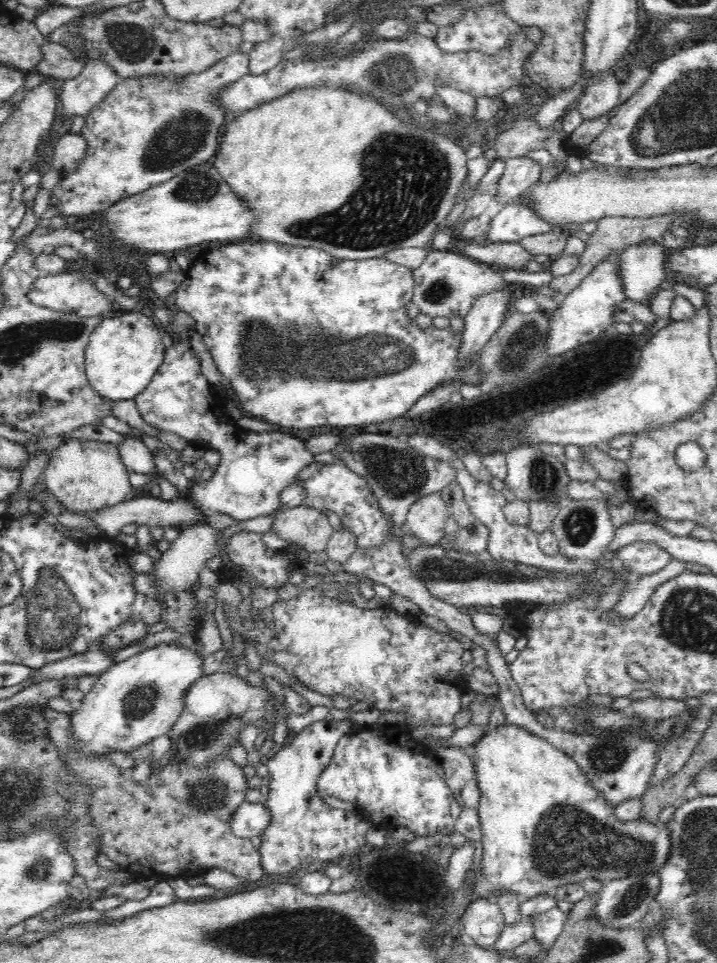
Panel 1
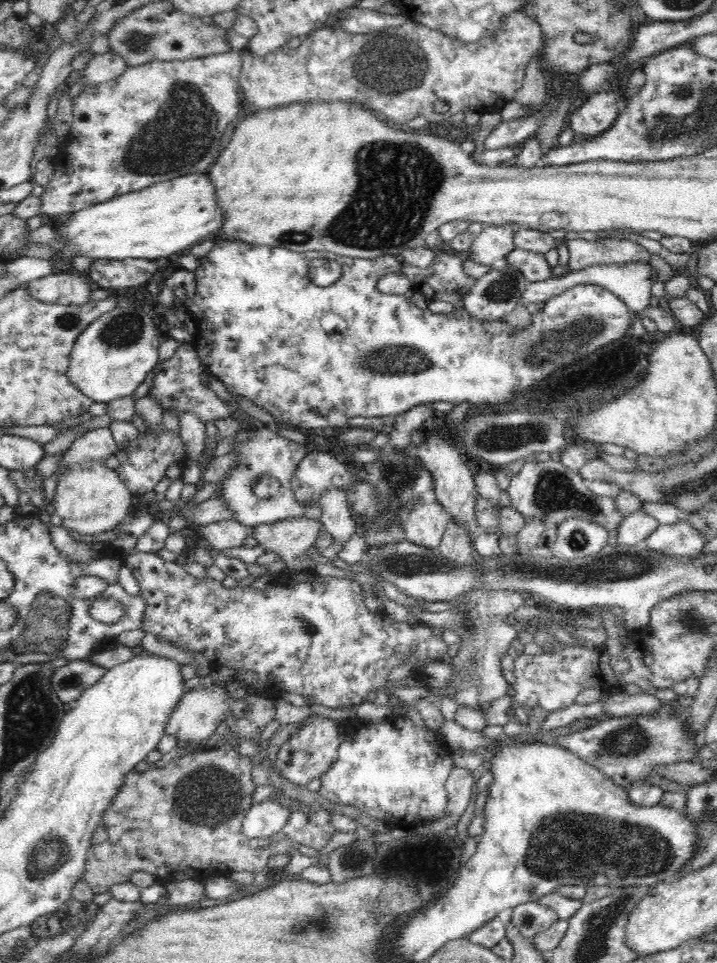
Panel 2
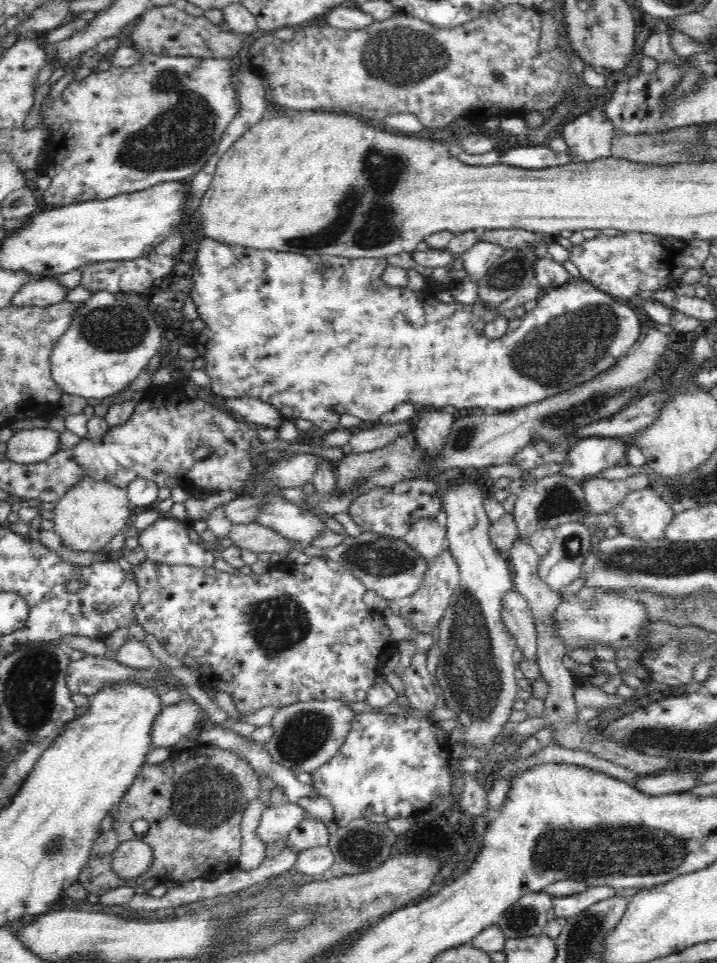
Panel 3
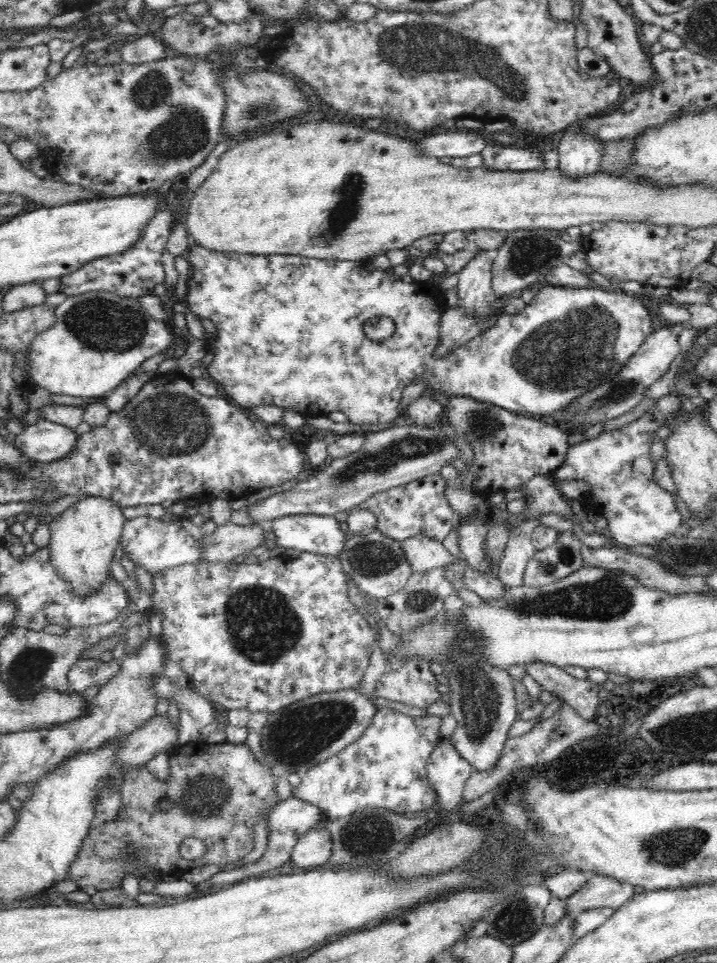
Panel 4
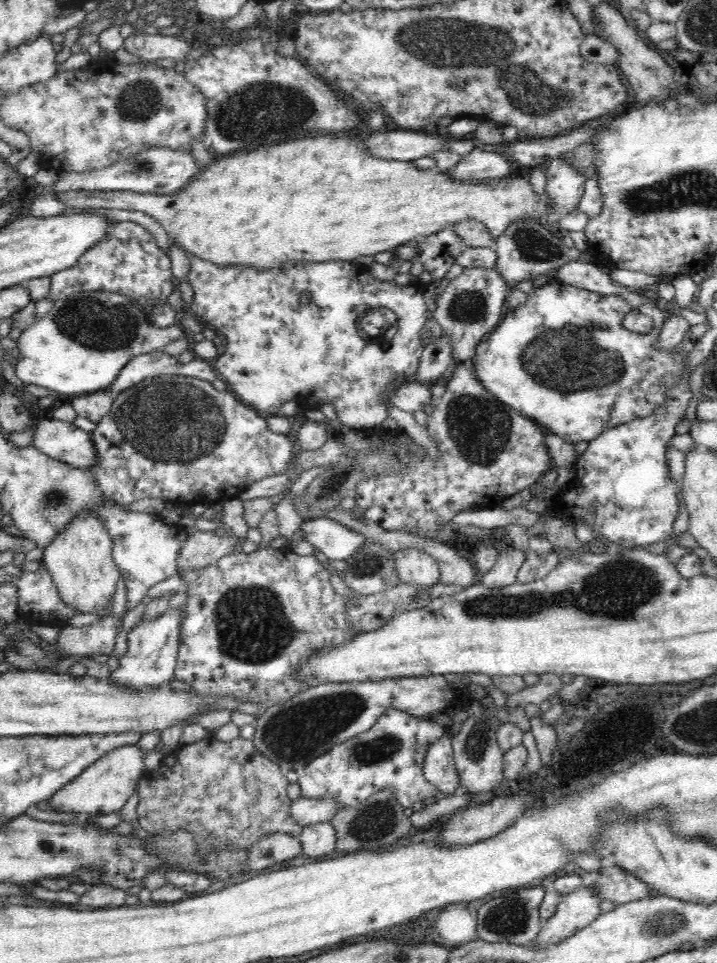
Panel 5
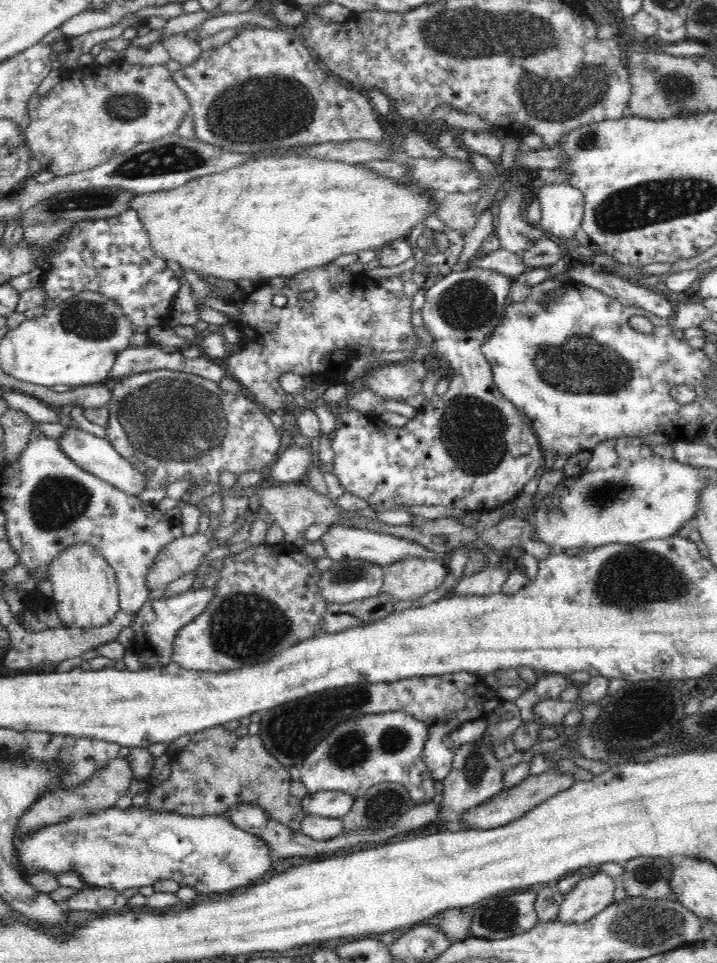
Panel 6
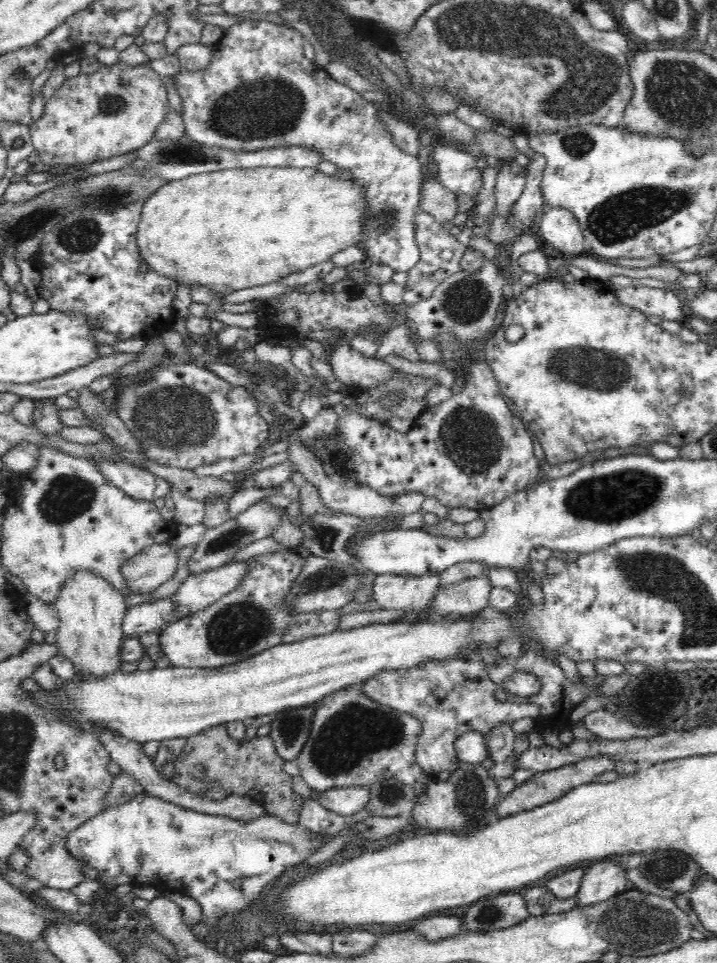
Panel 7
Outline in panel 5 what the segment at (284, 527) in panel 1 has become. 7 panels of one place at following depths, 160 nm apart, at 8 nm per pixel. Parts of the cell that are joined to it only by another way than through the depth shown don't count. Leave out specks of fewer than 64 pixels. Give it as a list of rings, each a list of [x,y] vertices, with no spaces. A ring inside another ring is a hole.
[[[197,531],[190,535],[183,545],[177,561],[179,565],[177,574],[181,577],[182,572],[211,566],[224,556],[233,554],[238,542],[244,541],[232,534],[220,536],[215,531]]]

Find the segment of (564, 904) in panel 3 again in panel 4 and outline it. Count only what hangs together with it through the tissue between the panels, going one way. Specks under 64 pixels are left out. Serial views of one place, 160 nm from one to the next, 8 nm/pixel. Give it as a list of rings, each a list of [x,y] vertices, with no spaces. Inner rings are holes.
[[[594,875],[565,900],[567,912],[581,912],[592,908],[620,908],[634,896],[634,885],[620,882],[611,876]]]

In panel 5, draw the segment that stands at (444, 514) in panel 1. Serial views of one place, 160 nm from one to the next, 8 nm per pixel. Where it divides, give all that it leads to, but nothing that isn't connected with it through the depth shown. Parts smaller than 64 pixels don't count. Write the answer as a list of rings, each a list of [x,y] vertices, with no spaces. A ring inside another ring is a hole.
[[[404,548],[394,553],[396,573],[401,584],[418,584],[432,588],[440,582],[438,562],[418,548]]]

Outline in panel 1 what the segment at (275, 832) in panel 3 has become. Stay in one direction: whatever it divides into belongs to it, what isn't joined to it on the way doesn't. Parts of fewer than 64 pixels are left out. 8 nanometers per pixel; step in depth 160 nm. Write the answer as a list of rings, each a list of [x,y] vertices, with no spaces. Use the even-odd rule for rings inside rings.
[[[244,801],[232,813],[230,828],[236,836],[250,839],[260,836],[260,833],[270,826],[270,820],[272,817],[265,804]]]

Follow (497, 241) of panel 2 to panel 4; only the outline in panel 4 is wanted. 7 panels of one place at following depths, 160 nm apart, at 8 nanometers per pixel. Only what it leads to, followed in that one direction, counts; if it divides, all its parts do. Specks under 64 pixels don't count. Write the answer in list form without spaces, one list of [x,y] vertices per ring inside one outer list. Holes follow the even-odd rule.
[[[479,249],[471,258],[470,261],[466,263],[466,266],[459,272],[459,282],[458,282],[458,296],[461,298],[461,303],[458,307],[466,311],[466,315],[474,315],[476,319],[484,321],[484,324],[488,326],[493,315],[493,304],[495,300],[499,297],[493,291],[492,286],[492,273],[491,268],[493,267],[493,254],[488,251]]]

